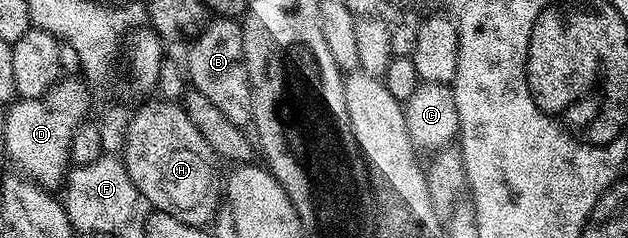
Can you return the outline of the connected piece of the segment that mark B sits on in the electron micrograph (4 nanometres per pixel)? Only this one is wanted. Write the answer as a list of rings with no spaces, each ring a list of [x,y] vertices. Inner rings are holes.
[[[235,18],[212,19],[203,31],[190,41],[188,48],[191,48],[187,52],[187,76],[191,79],[189,81],[190,87],[205,94],[205,98],[209,98],[209,102],[213,102],[213,106],[217,106],[217,110],[221,110],[221,114],[225,114],[225,118],[229,118],[229,122],[240,126],[250,125],[253,120],[251,84],[247,81],[247,64],[243,60],[243,29],[240,21]]]

